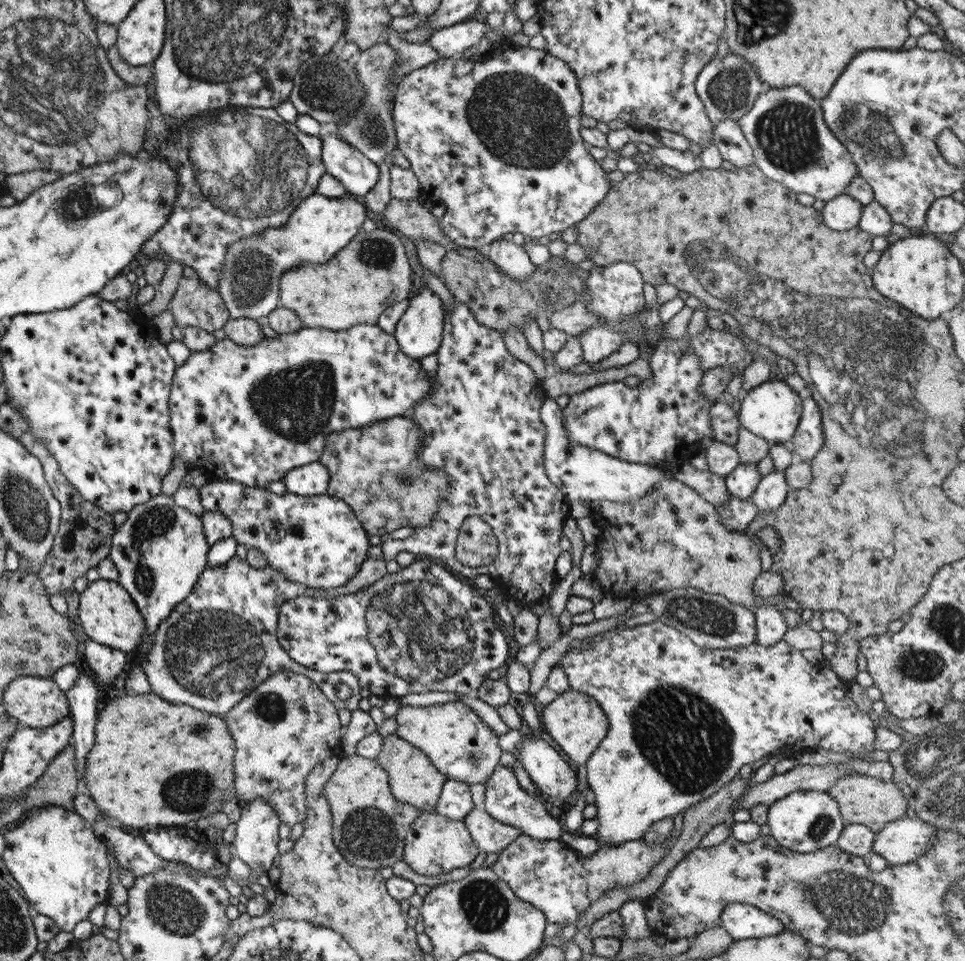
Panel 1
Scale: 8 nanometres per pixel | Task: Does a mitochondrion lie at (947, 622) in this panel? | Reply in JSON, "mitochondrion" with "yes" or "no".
{"mitochondrion":"yes"}

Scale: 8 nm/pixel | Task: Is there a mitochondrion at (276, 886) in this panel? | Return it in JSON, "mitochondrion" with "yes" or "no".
{"mitochondrion":"no"}

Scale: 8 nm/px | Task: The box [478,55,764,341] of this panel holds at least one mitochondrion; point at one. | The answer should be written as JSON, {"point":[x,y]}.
{"point":[729,88]}

